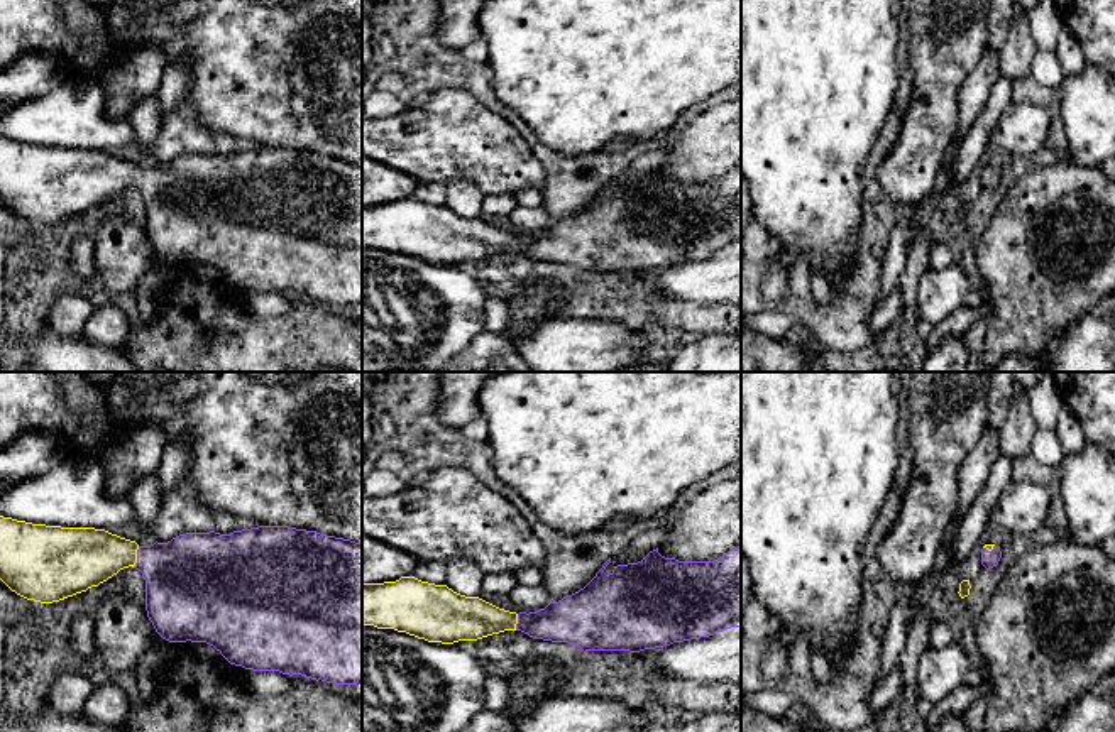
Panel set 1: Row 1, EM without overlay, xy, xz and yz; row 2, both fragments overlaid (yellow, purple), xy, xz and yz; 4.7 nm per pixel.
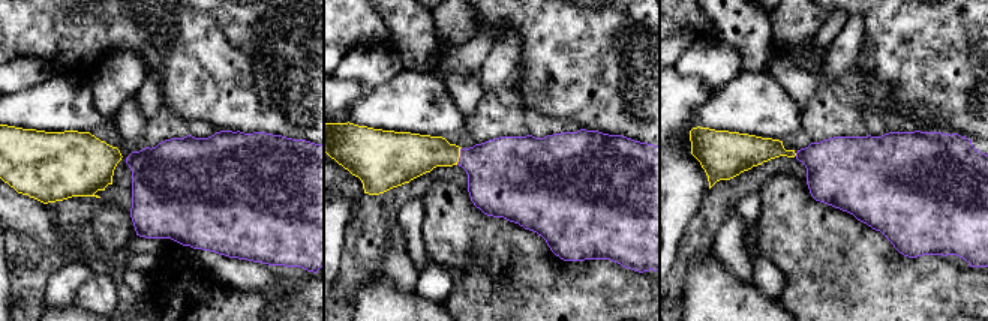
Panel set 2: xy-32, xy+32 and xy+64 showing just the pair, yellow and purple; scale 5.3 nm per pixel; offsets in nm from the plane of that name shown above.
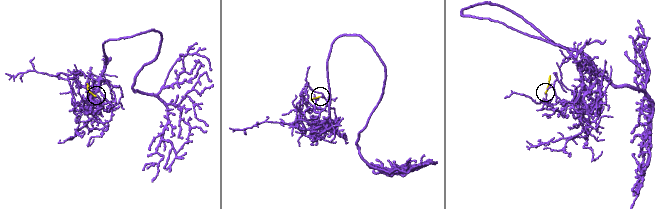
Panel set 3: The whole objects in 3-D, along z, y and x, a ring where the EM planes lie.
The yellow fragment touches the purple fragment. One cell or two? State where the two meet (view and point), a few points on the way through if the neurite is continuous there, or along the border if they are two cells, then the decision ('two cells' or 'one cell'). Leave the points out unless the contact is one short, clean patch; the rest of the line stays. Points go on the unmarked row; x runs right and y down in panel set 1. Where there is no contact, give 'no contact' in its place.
xy (136, 178) | one cell

